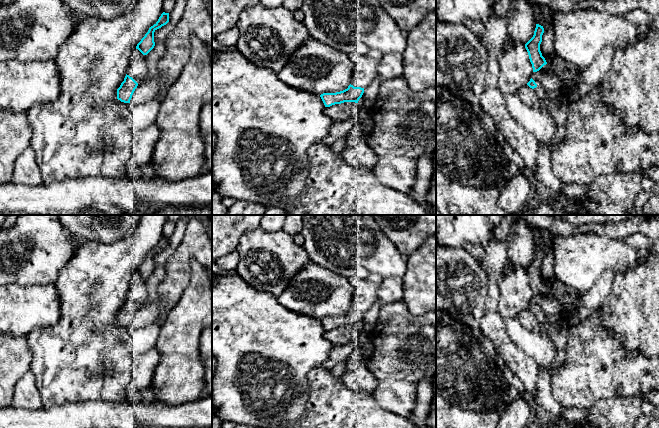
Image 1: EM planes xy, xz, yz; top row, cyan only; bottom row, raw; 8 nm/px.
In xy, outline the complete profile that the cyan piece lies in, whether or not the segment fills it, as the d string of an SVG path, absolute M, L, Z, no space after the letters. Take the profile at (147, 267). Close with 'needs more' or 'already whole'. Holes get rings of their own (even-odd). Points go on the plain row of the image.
M163 236L158 245L149 252L148 256L133 274L128 286L127 298L120 311L117 313L117 323L130 327L132 319L138 308L147 300L146 279L154 272L154 256L169 246L169 237Z; needs more

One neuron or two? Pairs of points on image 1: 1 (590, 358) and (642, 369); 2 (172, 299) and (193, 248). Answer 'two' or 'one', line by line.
1: one
2: one

